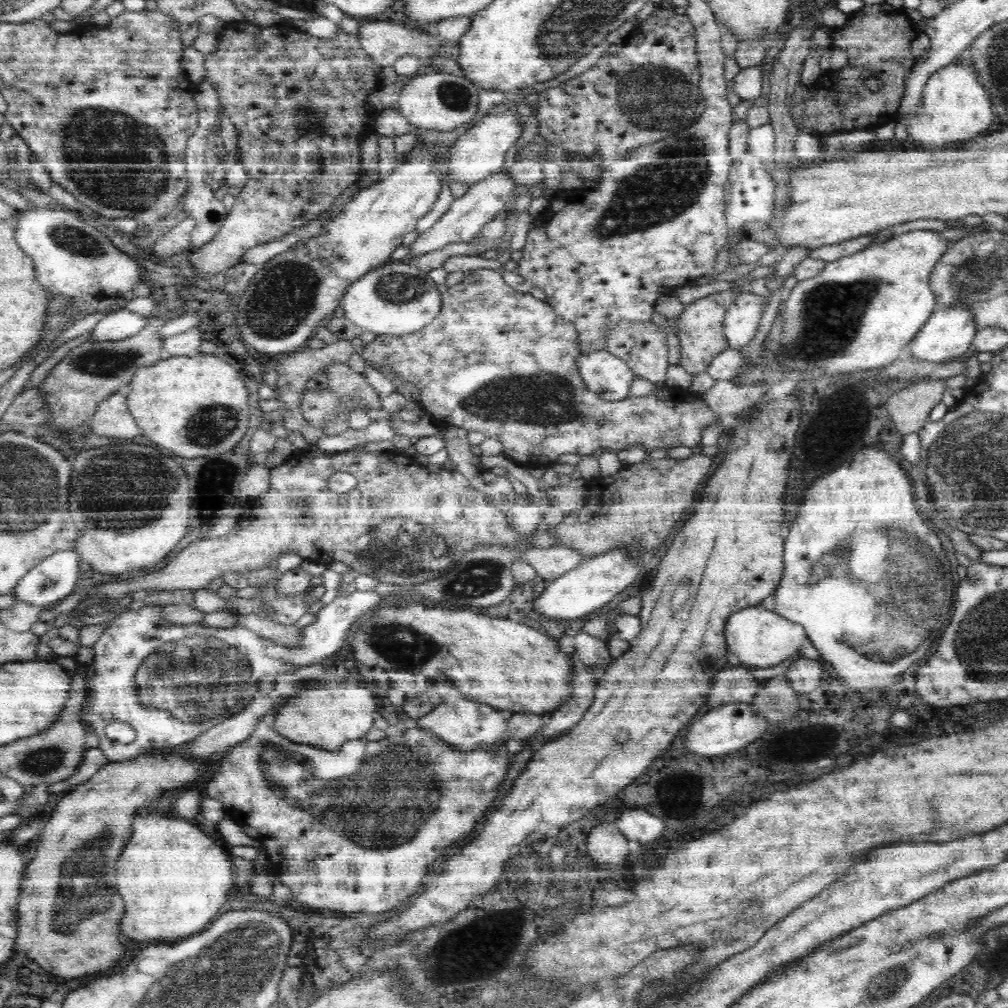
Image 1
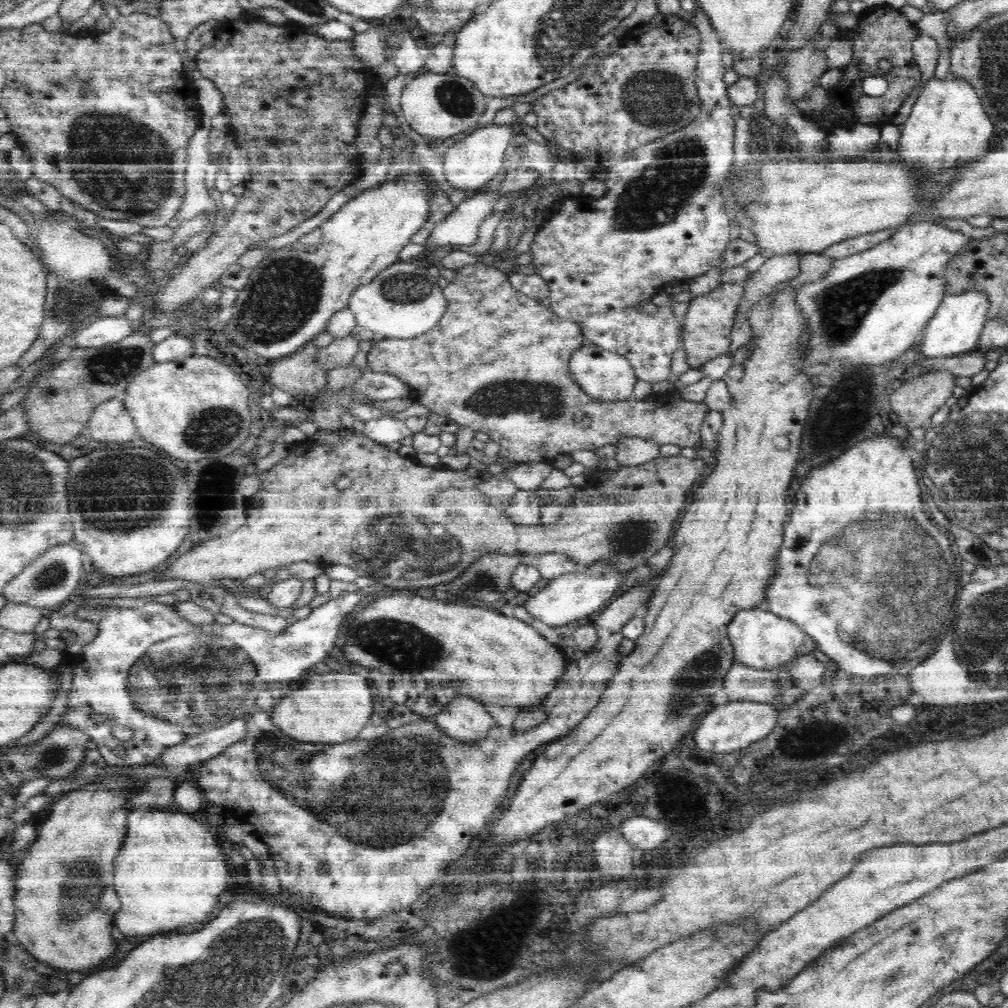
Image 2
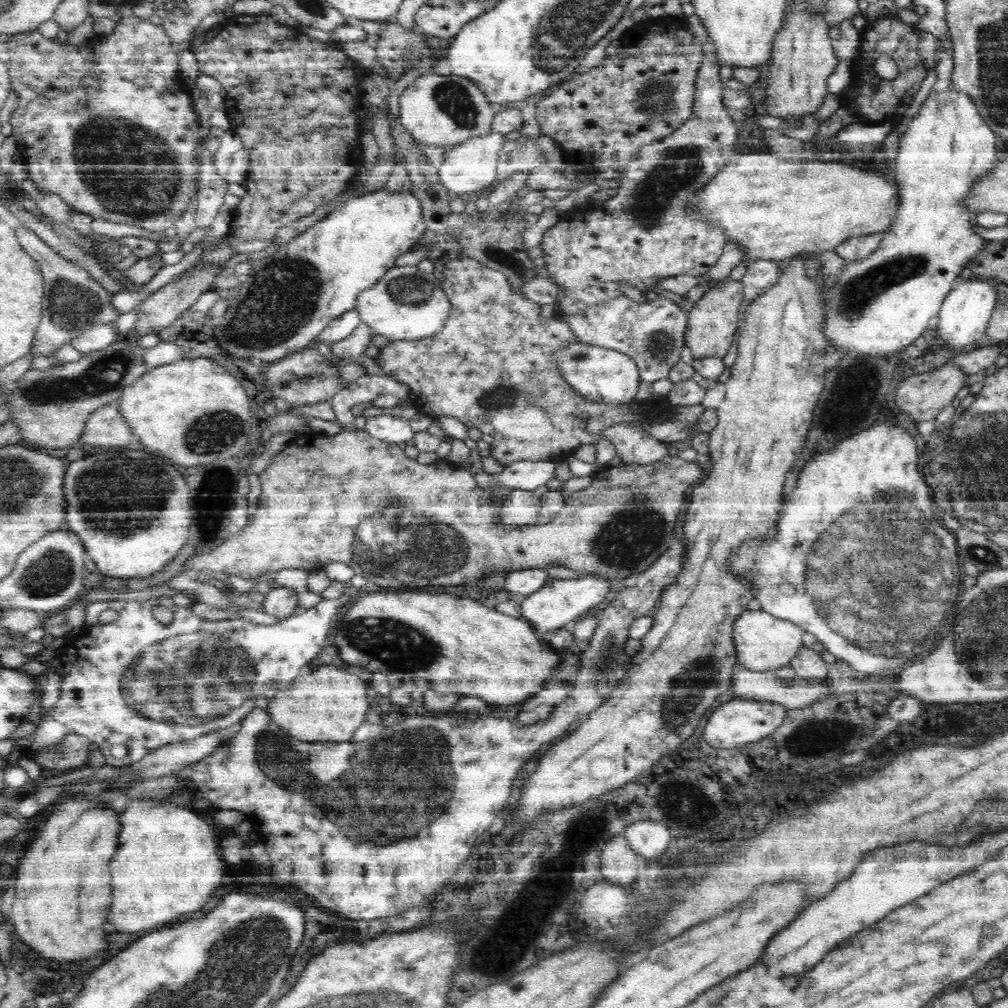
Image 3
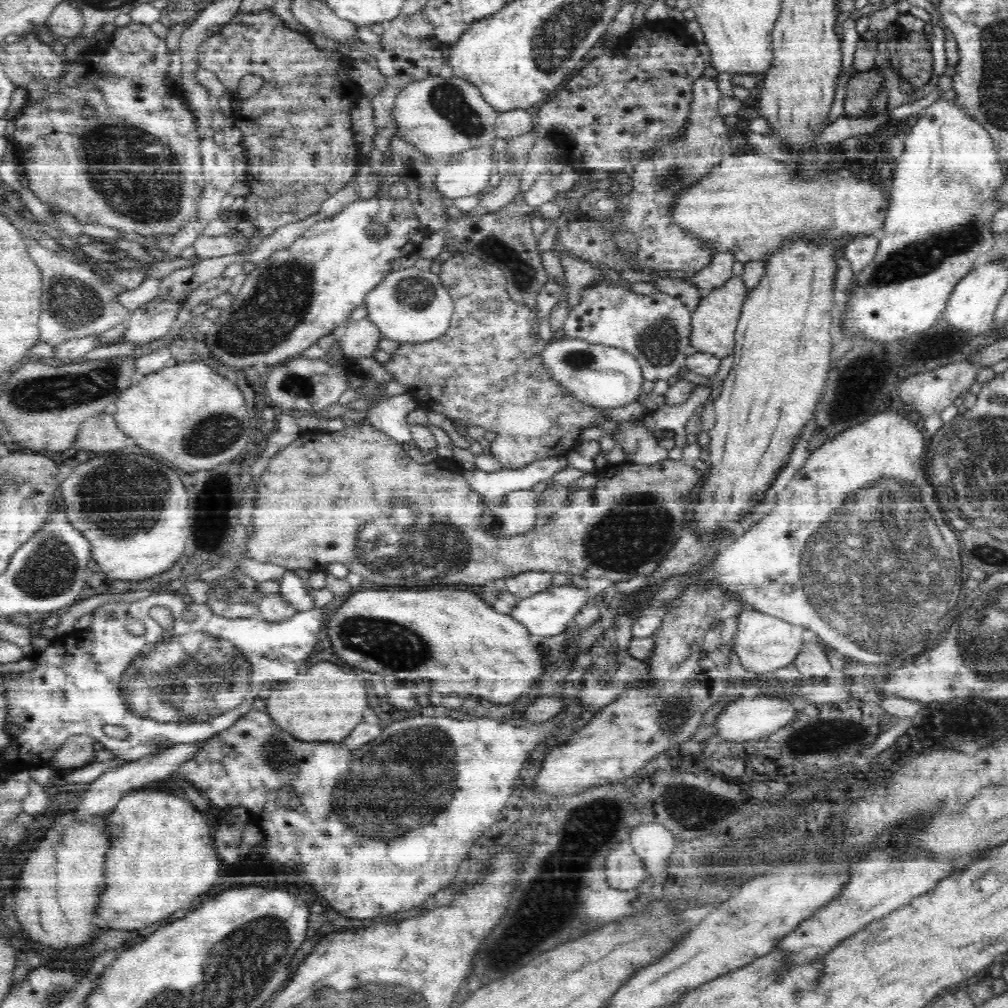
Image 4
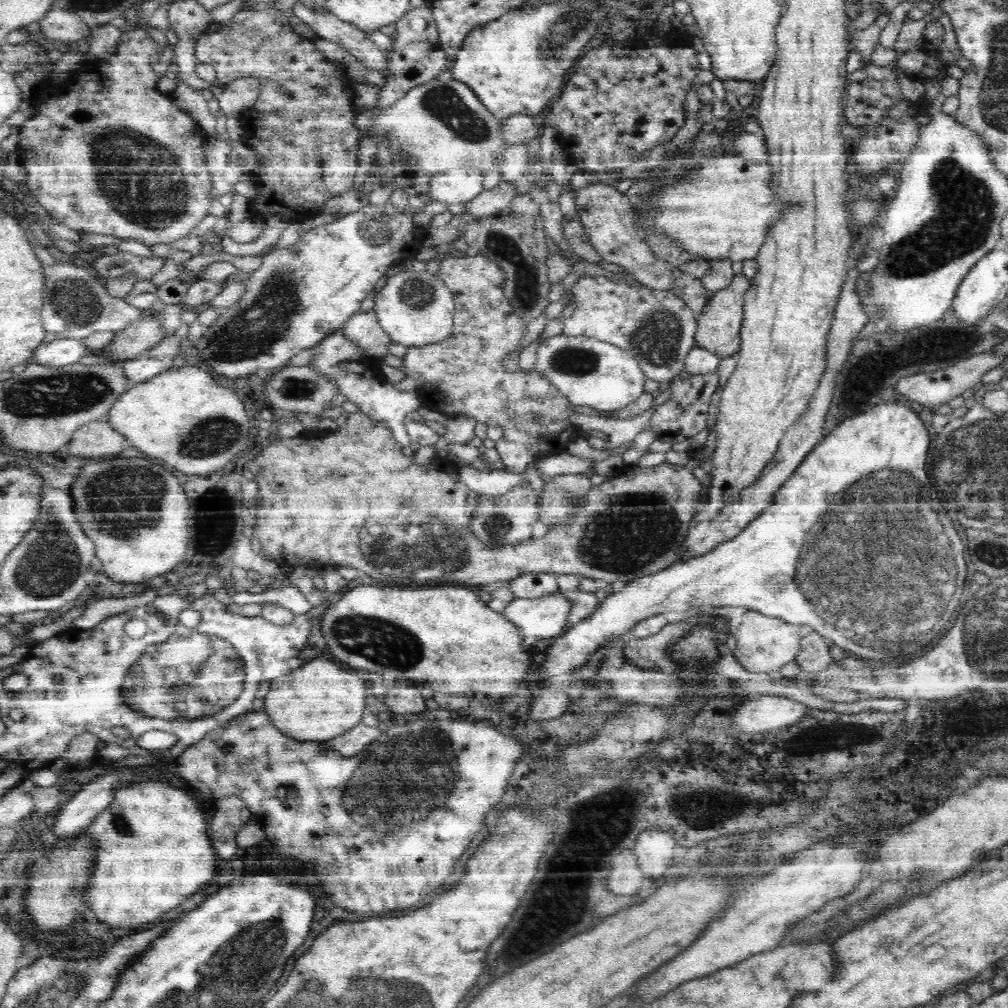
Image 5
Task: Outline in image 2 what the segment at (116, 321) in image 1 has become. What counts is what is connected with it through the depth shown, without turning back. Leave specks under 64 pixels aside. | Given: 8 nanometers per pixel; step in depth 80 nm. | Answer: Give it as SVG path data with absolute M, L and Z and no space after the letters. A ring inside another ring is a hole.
M126 315L104 317L94 320L70 341L73 346L80 348L96 348L114 344L134 334L141 327L140 321L130 321Z

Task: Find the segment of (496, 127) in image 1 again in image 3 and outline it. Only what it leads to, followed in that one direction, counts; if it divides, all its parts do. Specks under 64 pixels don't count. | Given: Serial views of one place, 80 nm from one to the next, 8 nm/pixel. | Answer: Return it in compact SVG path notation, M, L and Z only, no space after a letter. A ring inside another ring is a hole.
M492 131L484 137L472 138L462 145L447 150L442 160L437 162L439 179L452 196L480 192L497 180L498 154L507 141L505 136Z

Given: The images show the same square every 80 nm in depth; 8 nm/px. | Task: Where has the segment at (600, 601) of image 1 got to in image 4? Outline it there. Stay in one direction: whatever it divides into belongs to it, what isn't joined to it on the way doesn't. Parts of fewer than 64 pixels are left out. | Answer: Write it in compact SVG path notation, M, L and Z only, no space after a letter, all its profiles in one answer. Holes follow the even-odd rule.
M570 583L562 586L550 586L544 592L533 594L528 598L518 599L518 605L514 608L514 612L510 615L514 620L518 621L524 628L528 629L530 634L538 634L538 636L554 636L564 632L566 626L572 626L572 620L575 614L589 602L590 590L586 587L582 588Z

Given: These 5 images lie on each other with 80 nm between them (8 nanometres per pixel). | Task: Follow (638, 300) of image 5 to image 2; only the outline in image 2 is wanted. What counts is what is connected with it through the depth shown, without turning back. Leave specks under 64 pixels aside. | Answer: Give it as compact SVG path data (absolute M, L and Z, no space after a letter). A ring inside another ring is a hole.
M608 307L605 311L598 311L582 319L577 324L577 328L580 328L587 343L594 343L604 350L624 355L624 358L635 367L635 375L638 379L651 383L672 379L670 360L674 350L678 348L678 332L681 330L670 308L660 308L656 316L648 316L642 310Z

